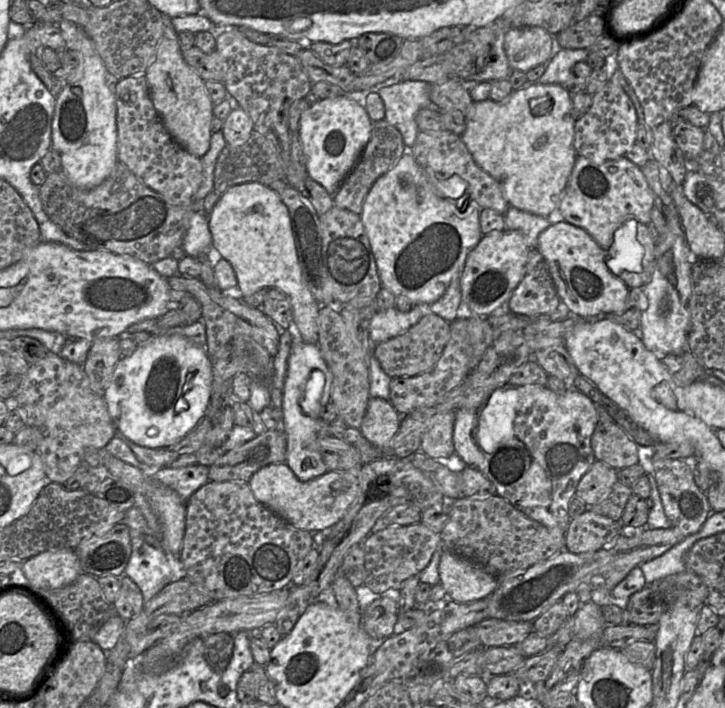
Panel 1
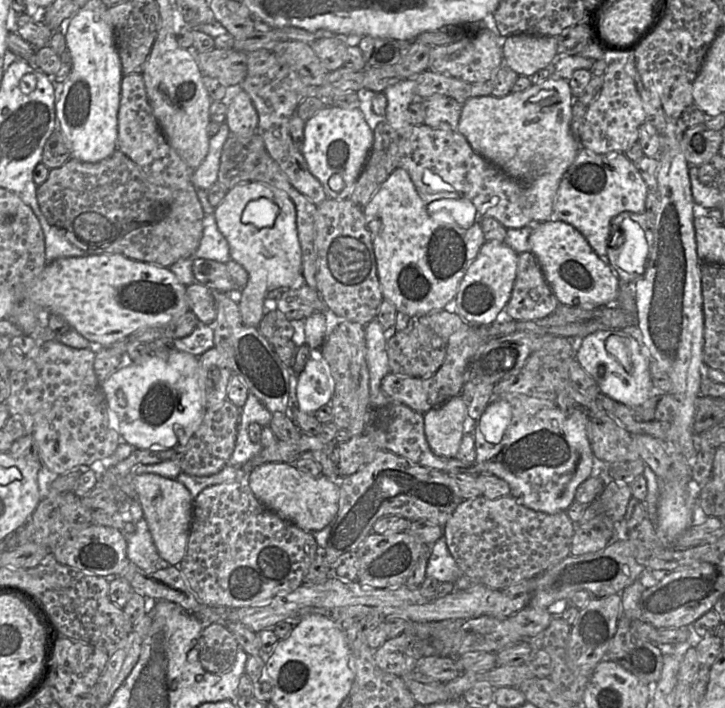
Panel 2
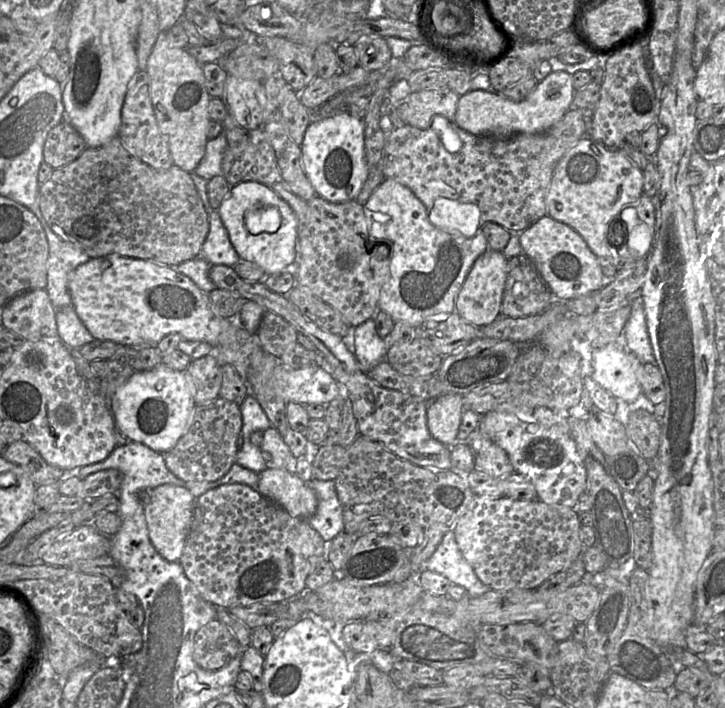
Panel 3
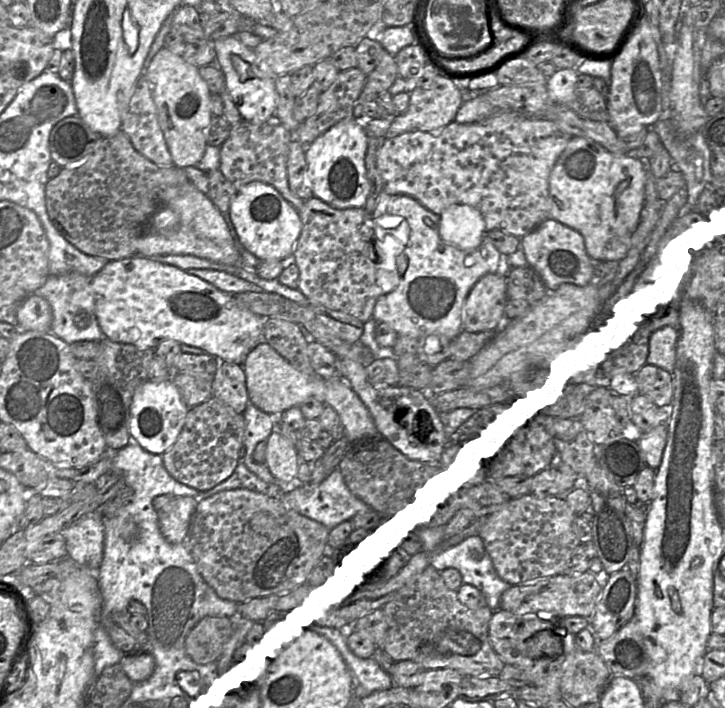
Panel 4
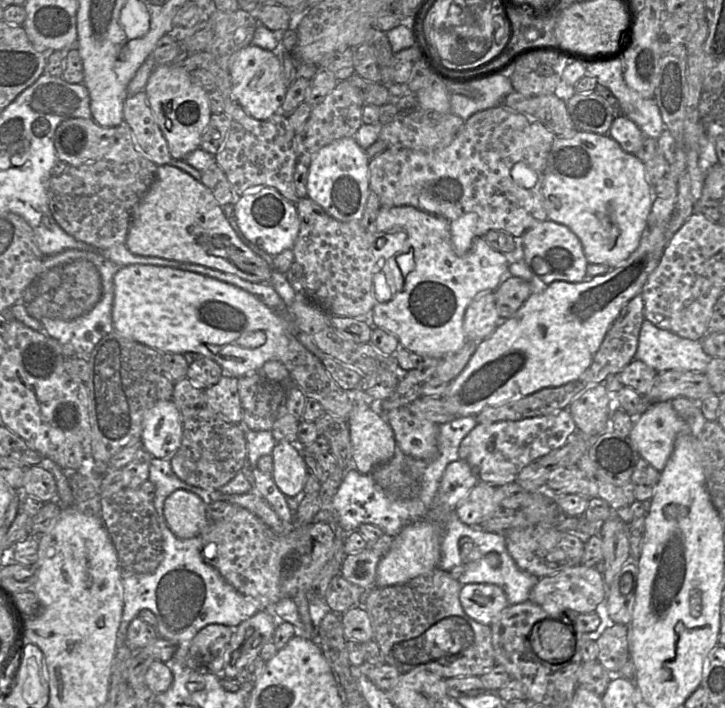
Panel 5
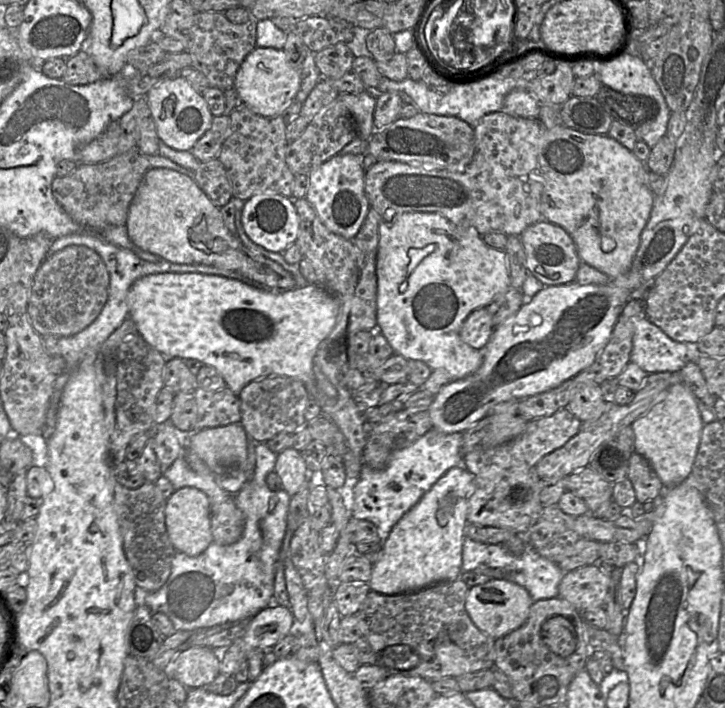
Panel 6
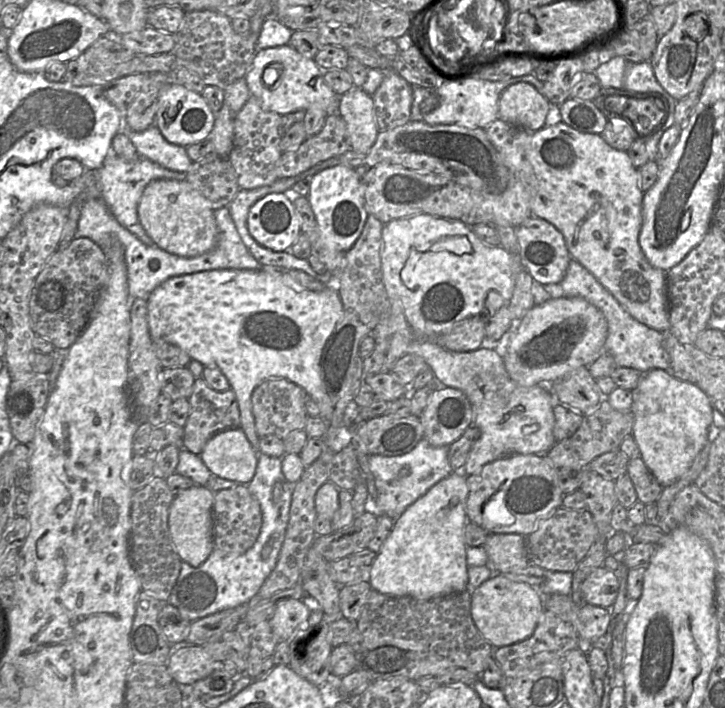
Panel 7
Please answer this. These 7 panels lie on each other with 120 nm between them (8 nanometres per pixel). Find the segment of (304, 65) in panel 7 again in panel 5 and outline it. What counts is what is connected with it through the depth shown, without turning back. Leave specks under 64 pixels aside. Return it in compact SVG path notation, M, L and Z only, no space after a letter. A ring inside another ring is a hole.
M248 45L232 56L229 75L235 98L250 116L266 120L280 112L289 85L286 84L281 59L277 52Z

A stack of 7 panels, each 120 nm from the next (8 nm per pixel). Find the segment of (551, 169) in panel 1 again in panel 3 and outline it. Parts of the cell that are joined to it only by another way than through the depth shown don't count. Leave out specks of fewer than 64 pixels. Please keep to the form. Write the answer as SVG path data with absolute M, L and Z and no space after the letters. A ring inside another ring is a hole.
M565 70L552 71L521 102L514 102L493 90L468 92L459 99L454 122L474 136L510 139L519 134L541 134L558 123L572 108L574 95L572 75Z

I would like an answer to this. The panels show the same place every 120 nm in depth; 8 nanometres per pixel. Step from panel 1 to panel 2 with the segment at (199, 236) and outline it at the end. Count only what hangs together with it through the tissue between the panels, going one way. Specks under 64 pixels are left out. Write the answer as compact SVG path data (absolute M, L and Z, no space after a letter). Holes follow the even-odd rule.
M213 213L205 214L203 235L199 247L191 257L213 260L224 264L230 260L228 242L218 229Z

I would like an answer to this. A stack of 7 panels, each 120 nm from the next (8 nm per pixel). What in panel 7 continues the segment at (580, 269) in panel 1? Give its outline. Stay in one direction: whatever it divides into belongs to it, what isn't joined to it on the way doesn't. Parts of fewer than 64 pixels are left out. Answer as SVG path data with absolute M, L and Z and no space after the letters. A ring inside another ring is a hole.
M531 216L516 227L519 259L532 278L540 284L560 283L567 272L572 257L563 234L548 221Z

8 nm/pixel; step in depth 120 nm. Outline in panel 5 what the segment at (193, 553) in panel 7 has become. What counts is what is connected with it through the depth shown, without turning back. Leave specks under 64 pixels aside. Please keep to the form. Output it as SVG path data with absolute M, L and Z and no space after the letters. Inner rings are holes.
M178 489L164 501L163 514L170 530L181 539L200 536L208 526L206 504L196 494Z

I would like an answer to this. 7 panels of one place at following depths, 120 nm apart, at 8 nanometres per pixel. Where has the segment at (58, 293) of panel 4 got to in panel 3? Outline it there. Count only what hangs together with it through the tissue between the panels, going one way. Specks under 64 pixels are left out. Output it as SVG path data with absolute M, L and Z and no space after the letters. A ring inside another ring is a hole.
M72 305L56 309L56 323L58 338L70 349L79 349L94 340Z

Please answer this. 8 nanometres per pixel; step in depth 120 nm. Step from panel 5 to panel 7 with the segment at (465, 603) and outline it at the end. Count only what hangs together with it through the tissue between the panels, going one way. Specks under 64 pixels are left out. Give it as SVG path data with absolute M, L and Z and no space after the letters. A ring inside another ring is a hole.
M494 573L483 582L471 597L472 619L493 648L508 646L529 638L545 610L544 597L537 587L510 580L499 573Z

